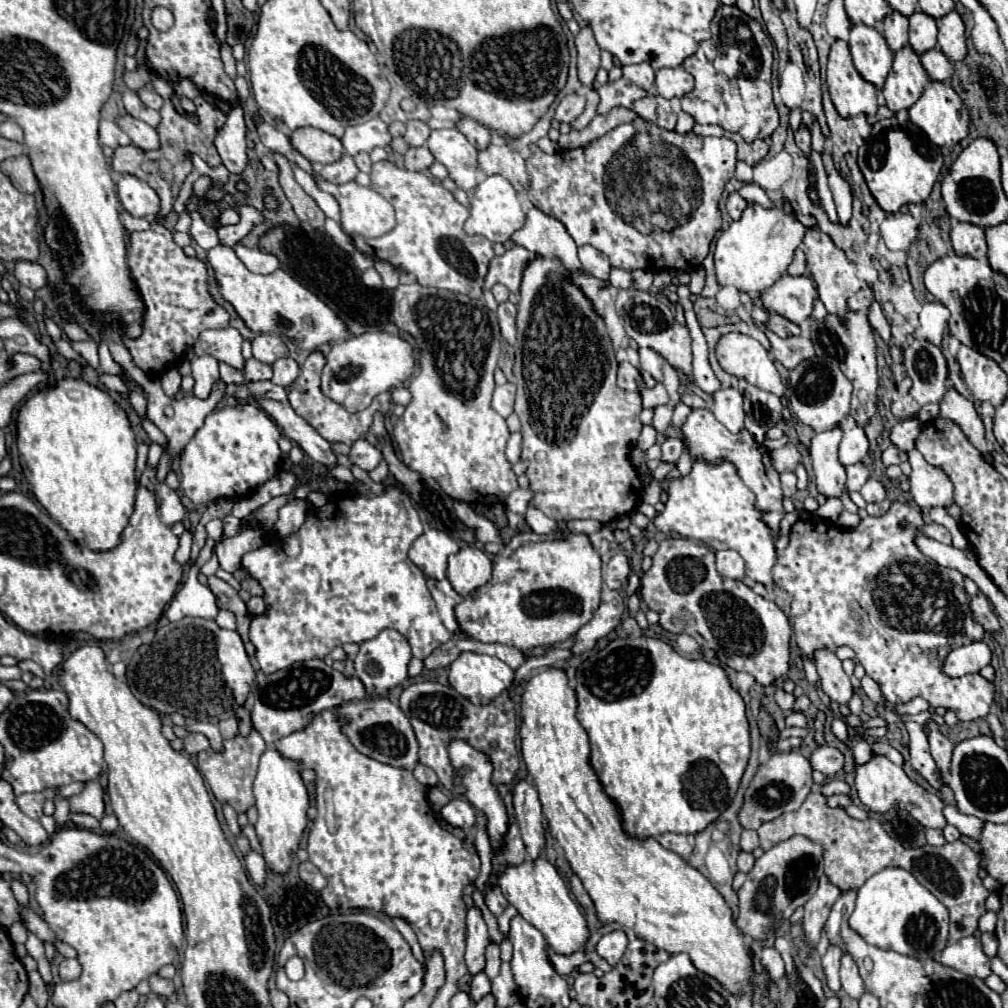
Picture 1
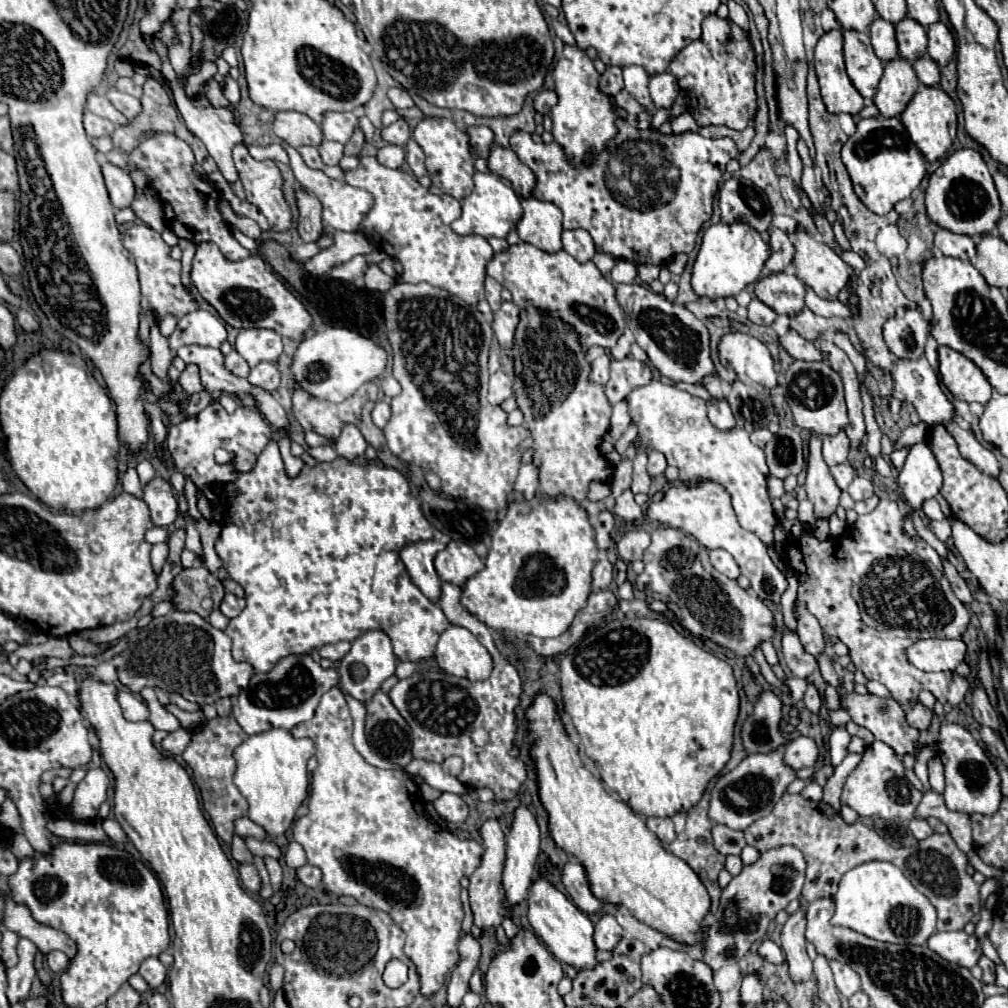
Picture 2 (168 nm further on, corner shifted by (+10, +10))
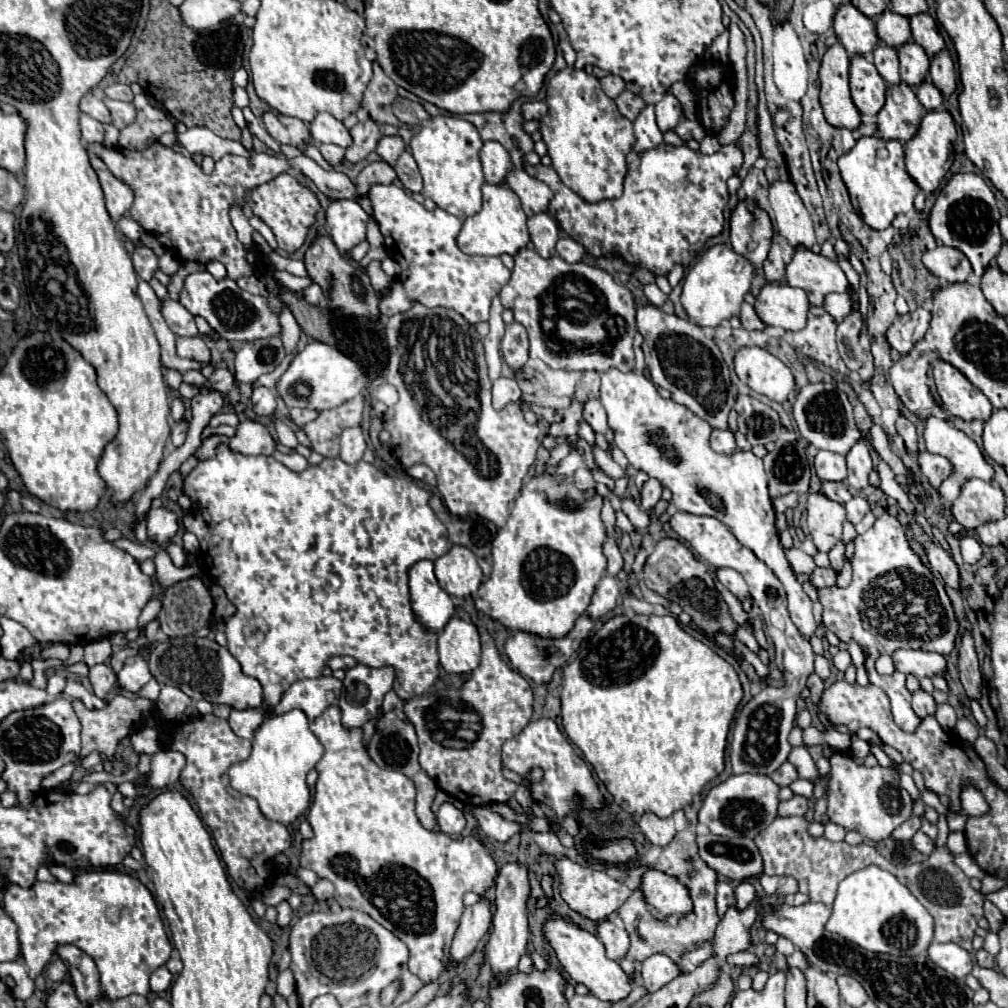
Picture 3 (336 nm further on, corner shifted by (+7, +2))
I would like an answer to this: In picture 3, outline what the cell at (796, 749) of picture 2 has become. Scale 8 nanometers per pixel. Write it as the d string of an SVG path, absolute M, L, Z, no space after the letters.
M786 761L786 763L784 763L778 771L774 771L770 777L772 777L774 783L778 783L780 787L784 787L784 785L790 785L794 779L798 779L798 769L796 769L792 763Z

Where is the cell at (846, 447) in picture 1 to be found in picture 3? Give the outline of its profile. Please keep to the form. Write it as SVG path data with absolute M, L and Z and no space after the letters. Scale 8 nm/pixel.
M818 451L814 459L816 473L822 481L844 481L846 479L846 457L832 451Z

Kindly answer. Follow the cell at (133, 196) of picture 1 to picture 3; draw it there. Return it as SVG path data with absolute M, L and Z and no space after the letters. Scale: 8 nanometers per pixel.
M98 171L98 179L104 189L106 207L108 207L110 217L114 221L122 219L124 213L128 213L128 209L132 207L134 193L130 191L130 187L126 187L126 183L122 183L118 177L110 175L110 171Z

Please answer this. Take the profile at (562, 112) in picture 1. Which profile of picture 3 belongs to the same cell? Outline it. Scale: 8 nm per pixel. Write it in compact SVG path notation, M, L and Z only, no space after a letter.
M528 101L522 107L524 119L540 119L542 115L546 115L546 111L548 111L548 107L544 101Z

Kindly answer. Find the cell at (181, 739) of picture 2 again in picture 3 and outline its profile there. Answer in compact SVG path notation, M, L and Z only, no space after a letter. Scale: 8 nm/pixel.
M162 749L162 751L154 753L154 757L152 757L150 785L156 787L156 789L164 789L164 787L176 783L178 777L180 777L180 771L184 767L184 763L186 763L186 759L178 751Z

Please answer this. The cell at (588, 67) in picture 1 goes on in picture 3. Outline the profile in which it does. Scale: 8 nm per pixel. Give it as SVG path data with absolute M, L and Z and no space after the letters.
M574 67L562 69L548 81L546 103L548 115L540 119L540 131L560 179L590 203L618 197L626 175L626 155L634 145L632 121L620 115L594 75Z

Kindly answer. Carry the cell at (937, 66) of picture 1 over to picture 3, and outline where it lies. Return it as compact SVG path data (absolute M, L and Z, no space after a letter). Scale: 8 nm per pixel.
M922 81L916 89L916 97L920 99L920 103L930 111L930 109L940 109L942 107L942 93L938 91L938 87L932 81Z

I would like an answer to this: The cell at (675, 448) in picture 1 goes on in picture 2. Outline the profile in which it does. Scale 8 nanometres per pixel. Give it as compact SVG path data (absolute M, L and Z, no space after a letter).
M649 451L649 463L647 463L647 471L649 471L651 479L653 479L653 477L657 477L657 475L661 475L661 473L665 471L665 467L667 467L667 463L665 463L663 455L659 455L659 451Z

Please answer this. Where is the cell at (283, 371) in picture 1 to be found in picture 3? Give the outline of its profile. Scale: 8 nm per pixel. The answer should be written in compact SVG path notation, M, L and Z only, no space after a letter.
M254 387L250 401L252 401L252 407L254 407L254 411L258 415L274 415L276 399L274 399L272 389L268 389L268 387Z

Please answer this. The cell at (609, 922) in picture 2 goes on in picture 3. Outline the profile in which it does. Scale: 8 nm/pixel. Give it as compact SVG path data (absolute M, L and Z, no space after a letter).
M612 921L598 923L598 937L606 947L606 957L614 959L614 961L622 959L630 947L628 933L624 929L620 929L618 925L614 925Z

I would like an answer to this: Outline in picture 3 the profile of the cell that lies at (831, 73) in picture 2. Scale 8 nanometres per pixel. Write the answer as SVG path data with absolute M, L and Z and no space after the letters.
M834 43L826 49L820 65L820 103L826 121L834 127L856 129L862 113L854 105L848 87L848 65L850 55L842 43Z

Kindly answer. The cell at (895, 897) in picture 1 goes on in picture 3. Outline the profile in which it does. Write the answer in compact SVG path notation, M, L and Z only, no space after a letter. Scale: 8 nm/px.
M870 865L848 875L840 887L826 929L874 953L920 955L934 939L934 919L922 903L892 873Z

